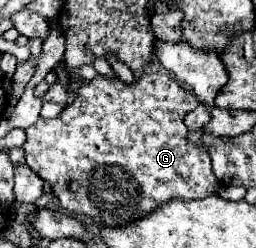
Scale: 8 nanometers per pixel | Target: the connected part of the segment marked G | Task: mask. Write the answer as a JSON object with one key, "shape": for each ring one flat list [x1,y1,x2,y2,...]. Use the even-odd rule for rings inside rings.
{"shape":[[165,73,141,75,129,85,119,77,107,79,97,75,77,89,75,101,67,105,59,117,41,117,35,125,25,129,25,159,27,165,51,185,55,197,59,197,61,207,69,215,85,215,93,223,101,221,111,227,125,225,125,221,135,221,173,197,201,199,219,191,221,183,211,171,207,149,187,141,189,131,183,125,183,117,197,105,199,101,195,95,189,89,185,91,179,81]]}

